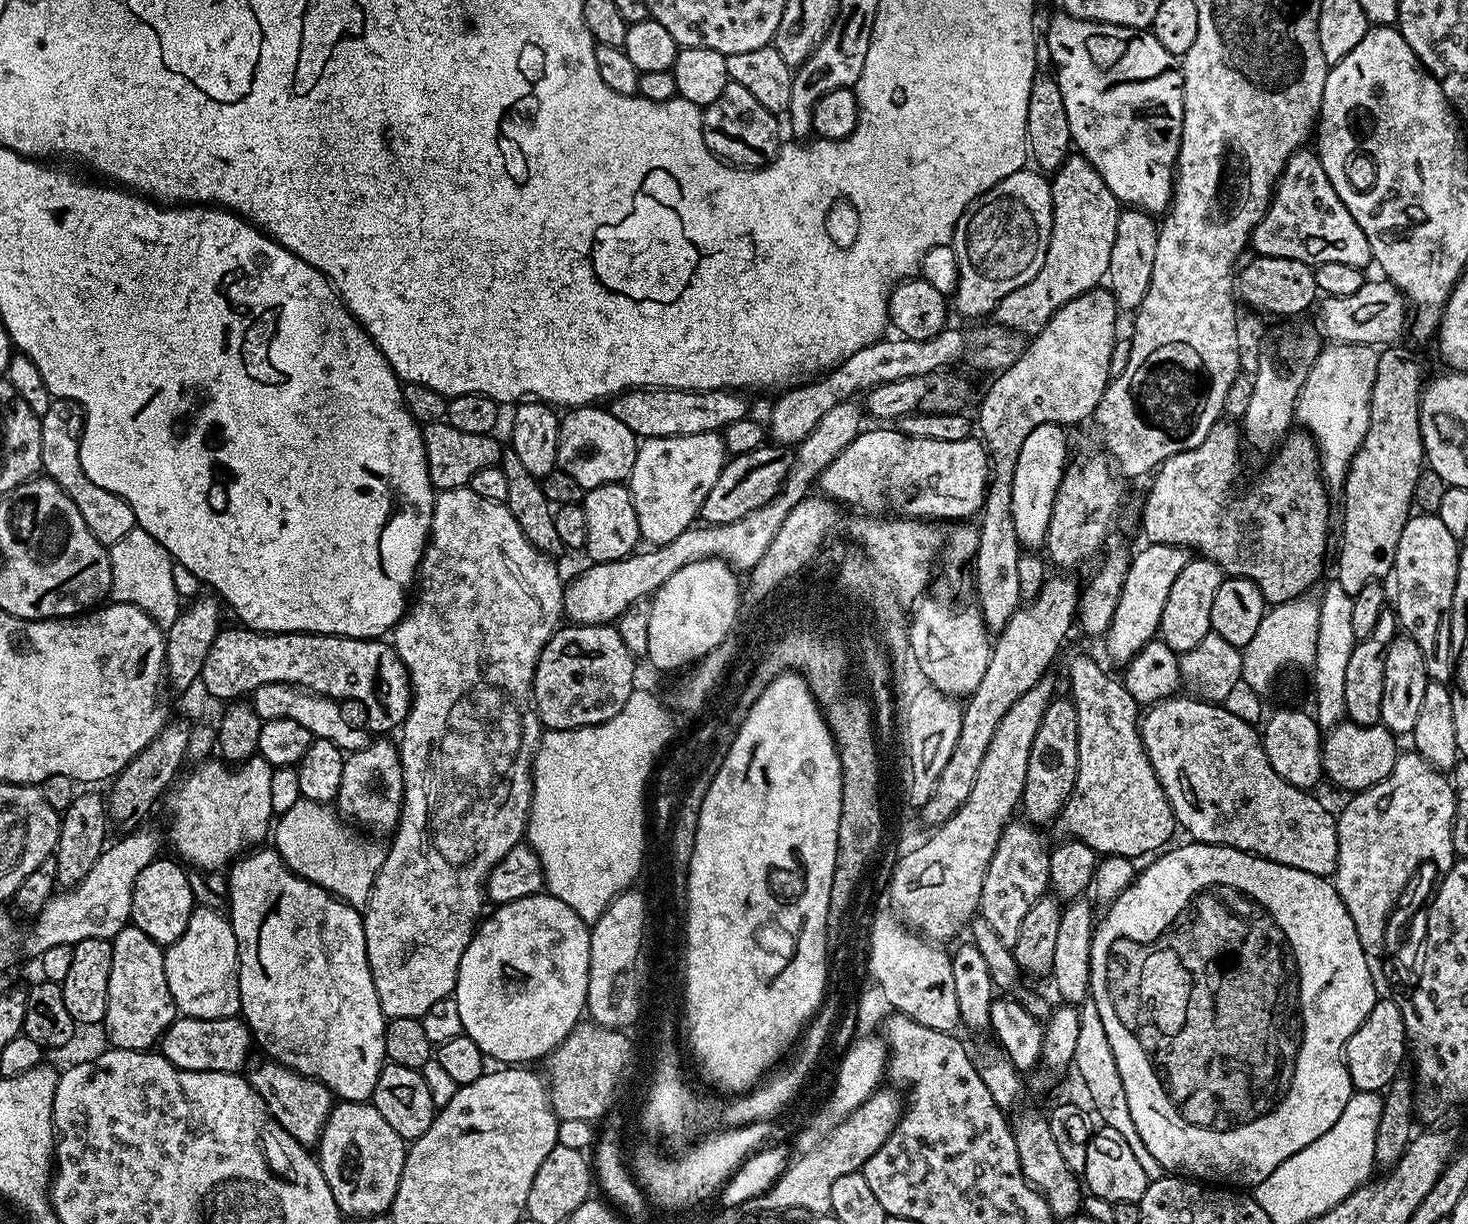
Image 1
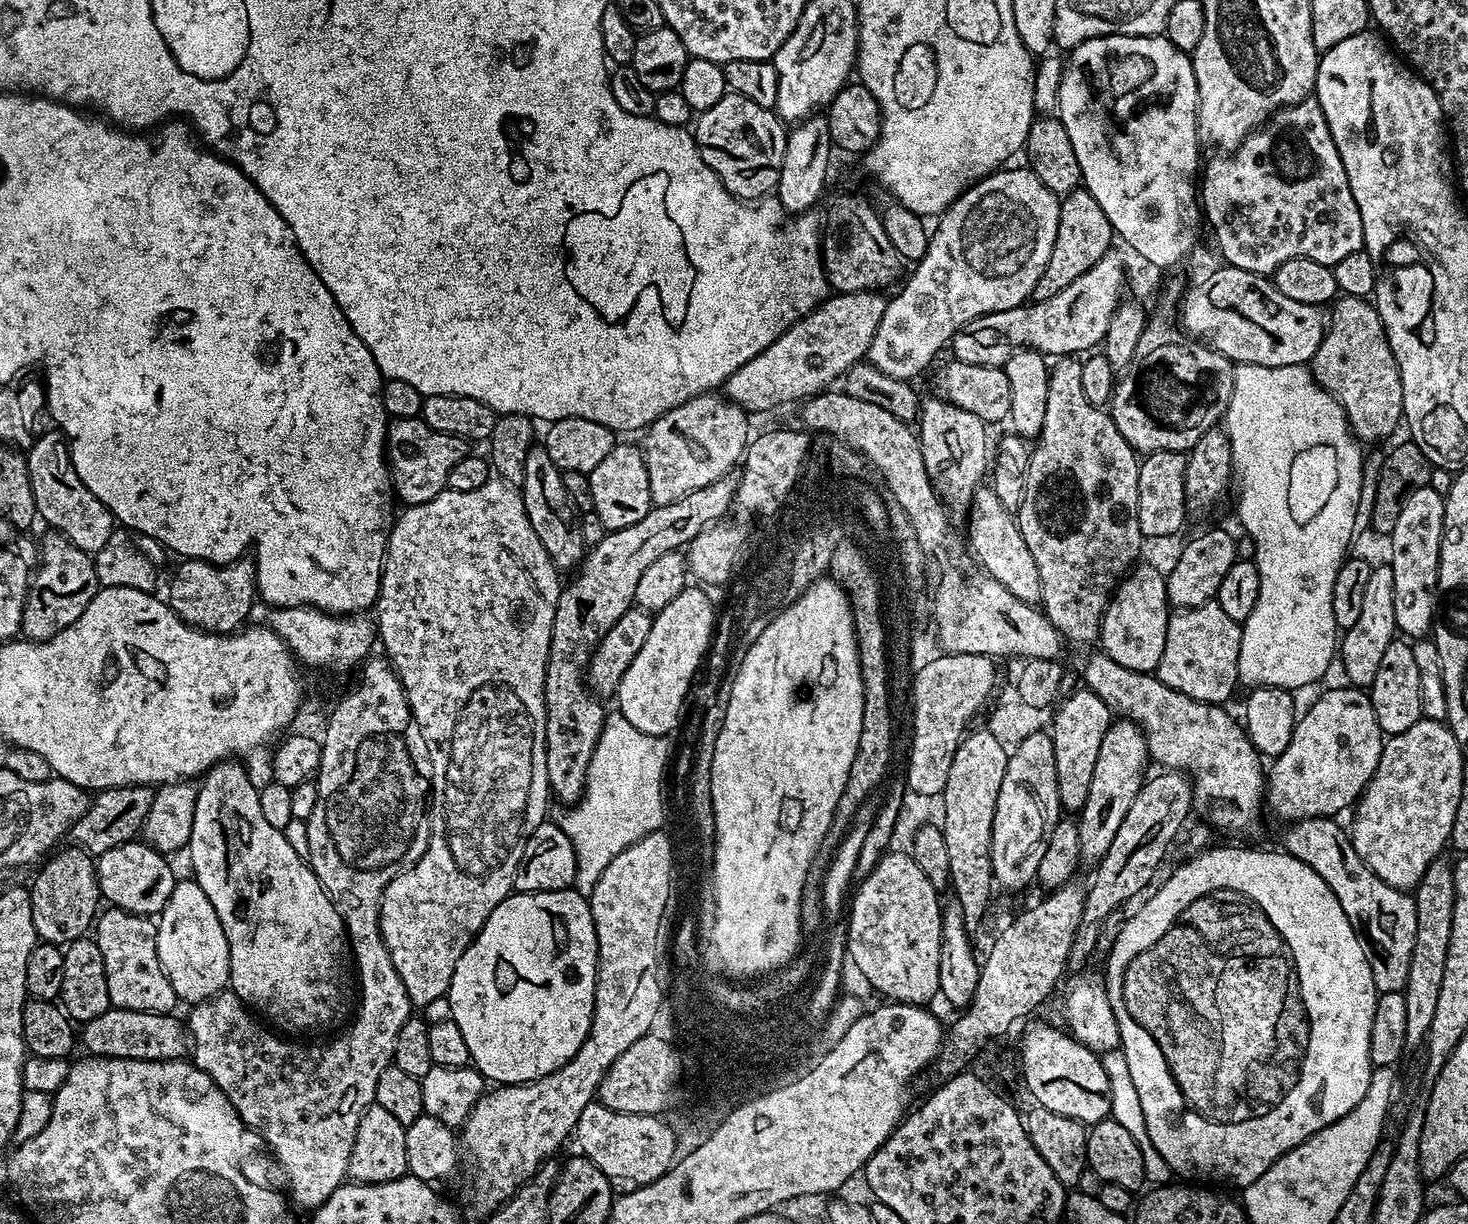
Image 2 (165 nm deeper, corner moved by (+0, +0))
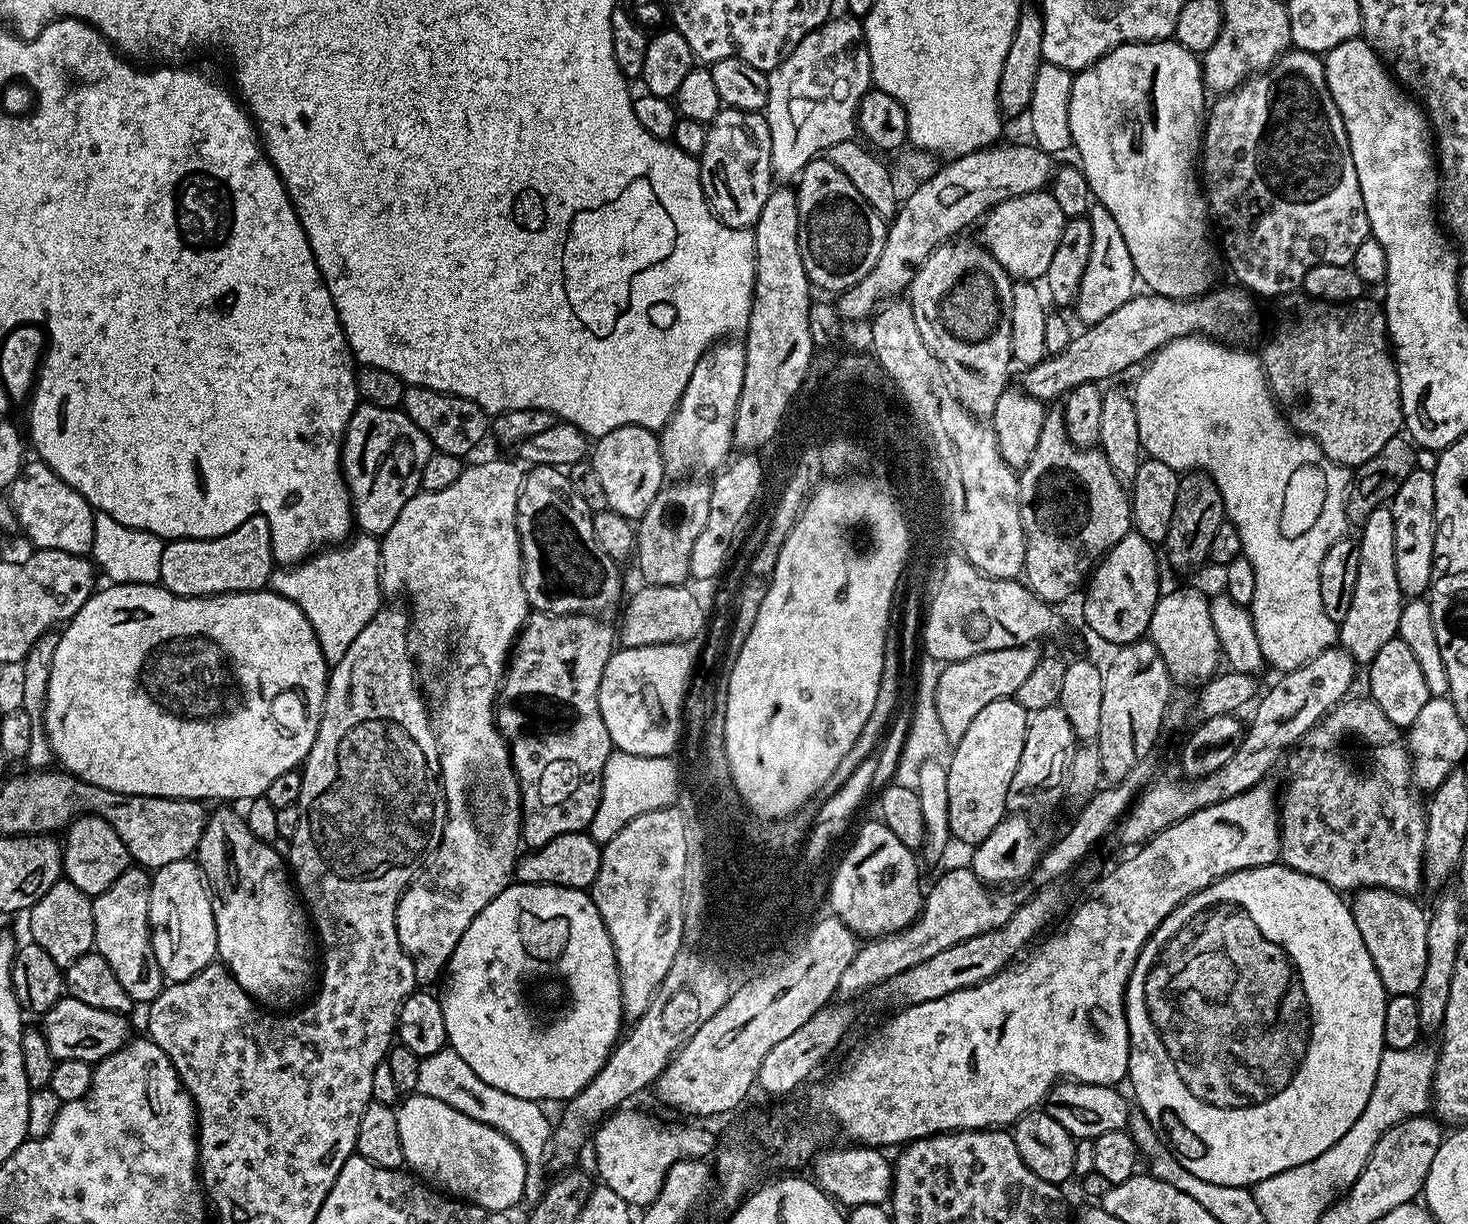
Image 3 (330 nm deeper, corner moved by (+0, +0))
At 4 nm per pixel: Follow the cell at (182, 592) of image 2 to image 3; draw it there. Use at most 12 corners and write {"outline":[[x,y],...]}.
{"outline":[[251,516],[209,540],[170,540],[159,583],[175,596],[259,592],[272,527]]}

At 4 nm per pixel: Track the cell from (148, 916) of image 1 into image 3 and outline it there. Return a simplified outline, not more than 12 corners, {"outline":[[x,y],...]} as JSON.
{"outline":[[78,816],[62,840],[64,876],[101,896],[133,863],[114,826]]}

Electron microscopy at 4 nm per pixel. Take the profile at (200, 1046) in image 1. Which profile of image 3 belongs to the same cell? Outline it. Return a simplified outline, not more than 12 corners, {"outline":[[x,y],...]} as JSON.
{"outline":[[65,995],[43,1013],[55,1060],[95,1065],[129,1043],[127,1015]]}

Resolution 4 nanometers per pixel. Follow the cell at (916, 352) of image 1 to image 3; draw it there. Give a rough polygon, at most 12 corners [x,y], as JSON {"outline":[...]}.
{"outline":[[1106,206],[1086,213],[1092,245],[1074,311],[1097,324],[1134,295],[1136,267]]}

